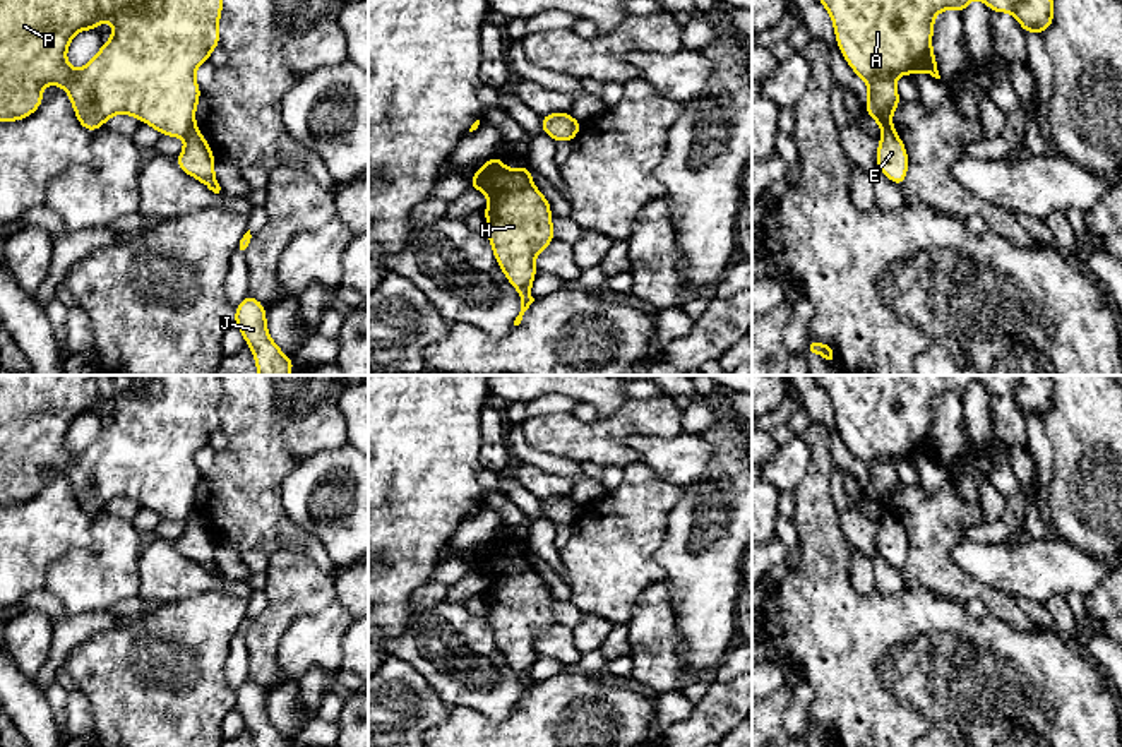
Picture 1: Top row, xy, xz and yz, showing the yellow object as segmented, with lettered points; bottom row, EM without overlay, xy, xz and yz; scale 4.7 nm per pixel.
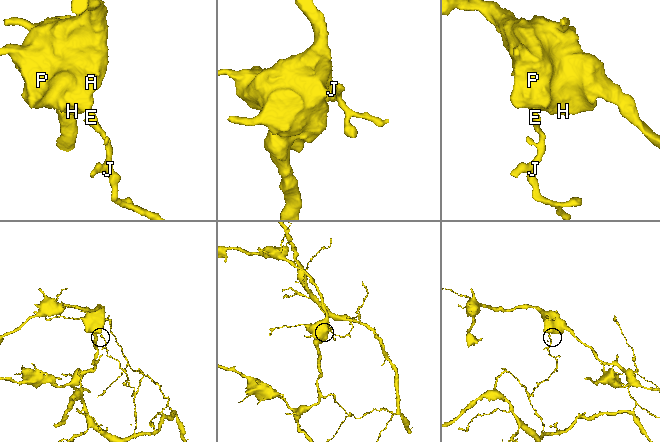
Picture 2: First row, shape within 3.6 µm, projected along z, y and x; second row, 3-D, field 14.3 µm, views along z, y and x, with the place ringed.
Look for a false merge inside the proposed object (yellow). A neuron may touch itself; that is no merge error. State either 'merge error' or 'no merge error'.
merge error

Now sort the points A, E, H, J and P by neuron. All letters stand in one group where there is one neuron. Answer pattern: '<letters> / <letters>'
A H P / E J

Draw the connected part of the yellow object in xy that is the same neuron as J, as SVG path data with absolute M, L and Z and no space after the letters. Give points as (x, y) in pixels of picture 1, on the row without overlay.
M250 677L235 692L235 709L254 735L255 747L295 747L267 716L266 690Z

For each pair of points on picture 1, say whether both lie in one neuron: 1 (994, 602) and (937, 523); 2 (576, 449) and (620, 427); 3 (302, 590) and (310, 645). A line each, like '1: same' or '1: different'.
1: same
2: same
3: different

